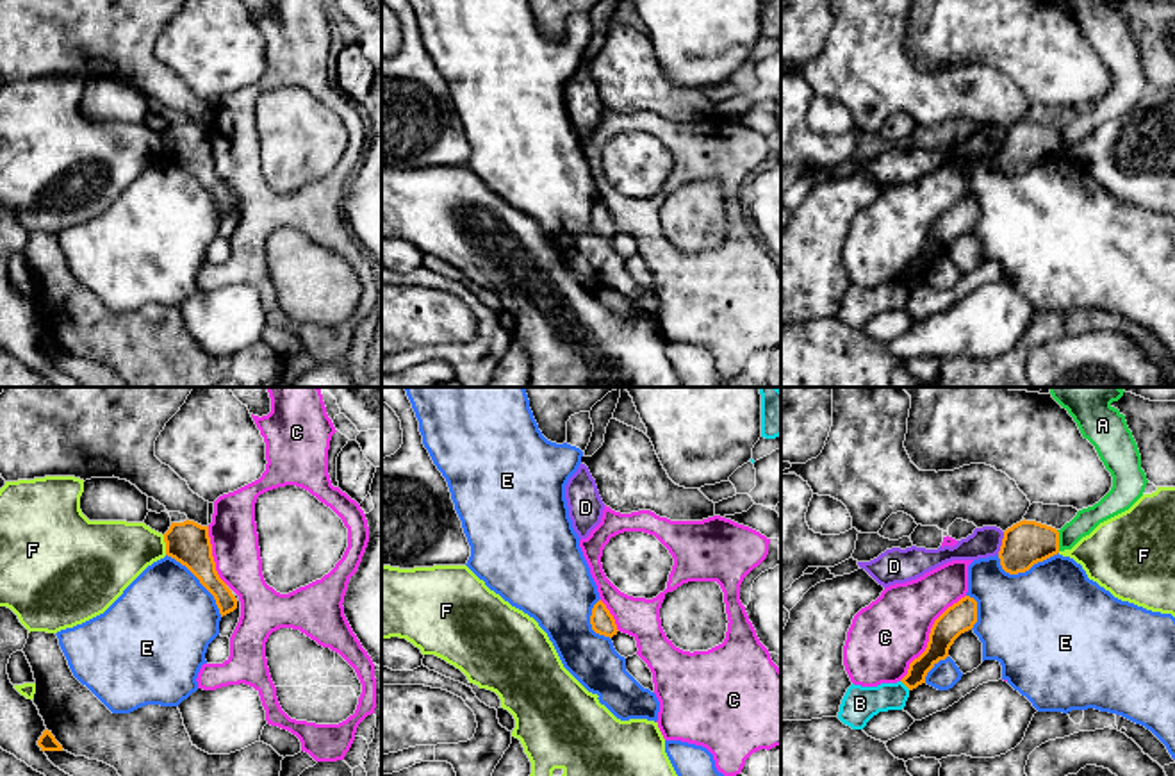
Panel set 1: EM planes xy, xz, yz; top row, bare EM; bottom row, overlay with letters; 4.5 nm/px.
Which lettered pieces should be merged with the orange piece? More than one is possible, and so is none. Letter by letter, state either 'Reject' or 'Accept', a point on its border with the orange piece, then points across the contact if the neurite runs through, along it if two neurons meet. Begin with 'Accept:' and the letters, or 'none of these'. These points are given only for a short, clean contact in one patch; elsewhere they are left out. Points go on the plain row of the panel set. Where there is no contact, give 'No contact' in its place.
Accept: none of these
A: Reject. Touches orange at yz (1058, 141). Boundary: yz (1056, 131), (1059, 150)
B: Reject. Touches orange at yz (906, 286)
C: Reject. Touches orange at yz (929, 236)
D: Reject. Touches orange at yz (1002, 143)
E: Reject. Touches orange at xy (200, 182)
F: Reject. Touches orange at xy (166, 145)

